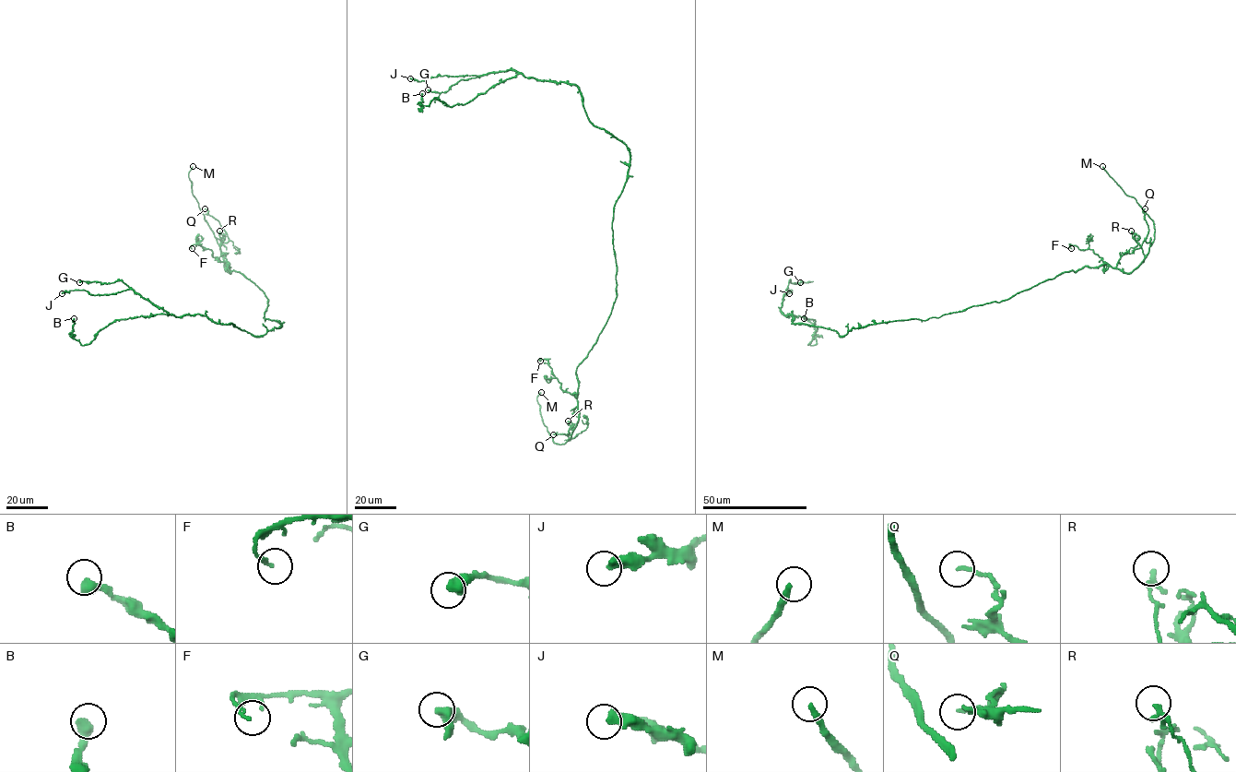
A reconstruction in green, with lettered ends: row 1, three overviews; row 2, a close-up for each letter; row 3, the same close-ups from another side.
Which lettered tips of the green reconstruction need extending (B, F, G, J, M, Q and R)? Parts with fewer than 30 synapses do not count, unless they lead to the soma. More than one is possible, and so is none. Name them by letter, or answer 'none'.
M

